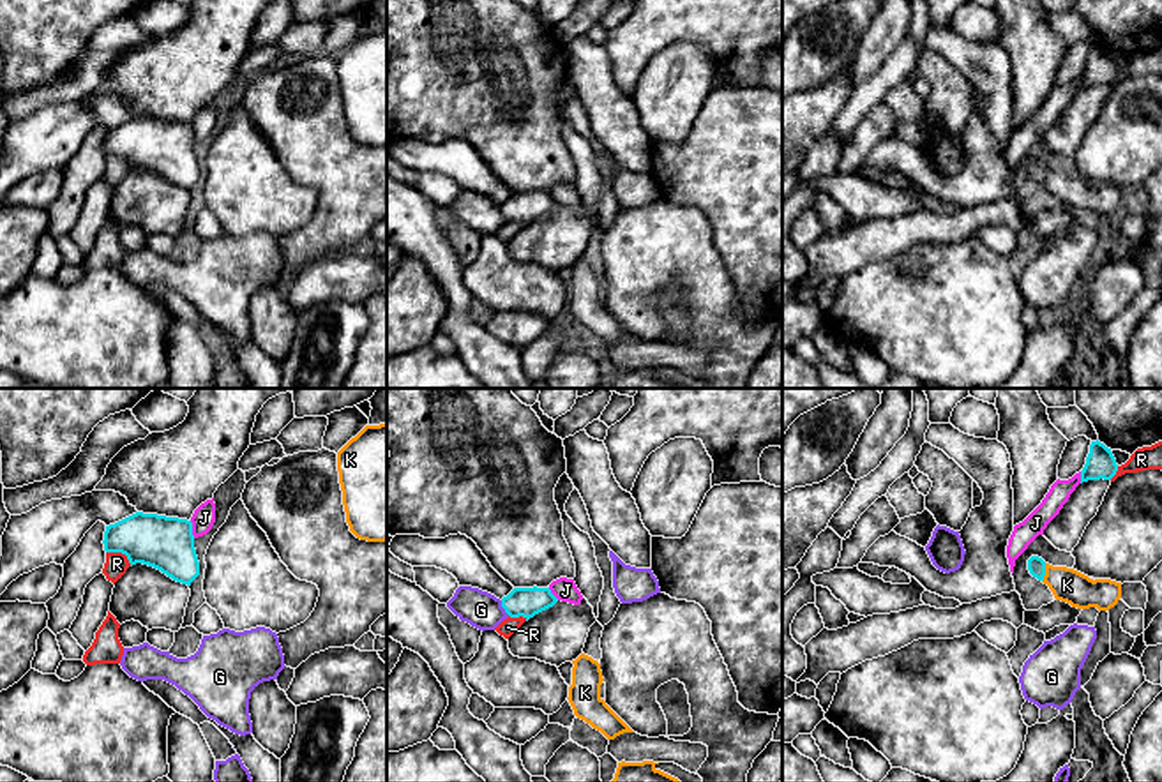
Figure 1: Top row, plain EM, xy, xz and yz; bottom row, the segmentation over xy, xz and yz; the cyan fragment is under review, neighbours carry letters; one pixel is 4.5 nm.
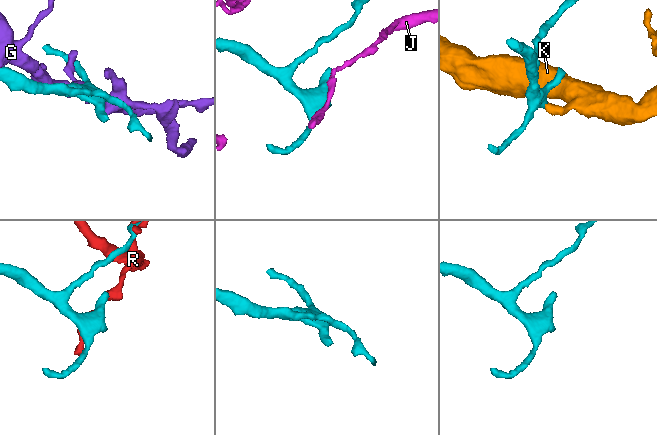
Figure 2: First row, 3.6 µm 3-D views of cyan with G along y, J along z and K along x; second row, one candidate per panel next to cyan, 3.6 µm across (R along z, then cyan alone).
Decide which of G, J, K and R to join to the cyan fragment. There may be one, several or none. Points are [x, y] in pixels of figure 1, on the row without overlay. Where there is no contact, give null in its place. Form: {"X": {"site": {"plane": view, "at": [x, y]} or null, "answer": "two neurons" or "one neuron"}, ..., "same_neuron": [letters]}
{"G": {"site": {"plane": "xz", "at": [502, 210]}, "answer": "two neurons"}, "J": {"site": {"plane": "xy", "at": [191, 135]}, "answer": "two neurons"}, "K": {"site": {"plane": "yz", "at": [1044, 177]}, "answer": "one neuron"}, "R": {"site": {"plane": "xy", "at": [120, 156]}, "answer": "two neurons"}, "same_neuron": ["K"]}

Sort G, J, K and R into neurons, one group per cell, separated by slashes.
G / J / K / R

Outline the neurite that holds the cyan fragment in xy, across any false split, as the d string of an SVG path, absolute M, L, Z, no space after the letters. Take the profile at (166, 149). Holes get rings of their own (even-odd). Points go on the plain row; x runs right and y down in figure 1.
M136 117L106 131L102 148L106 157L125 159L131 171L154 171L187 191L200 180L192 127L187 124Z

